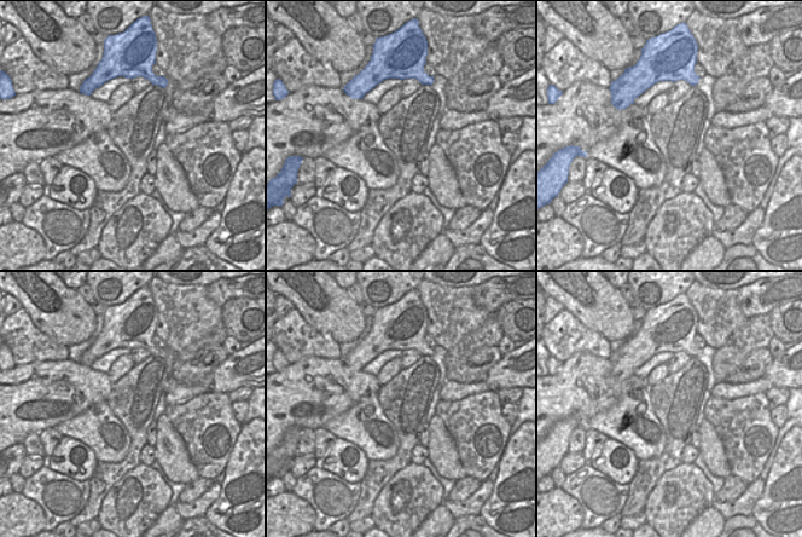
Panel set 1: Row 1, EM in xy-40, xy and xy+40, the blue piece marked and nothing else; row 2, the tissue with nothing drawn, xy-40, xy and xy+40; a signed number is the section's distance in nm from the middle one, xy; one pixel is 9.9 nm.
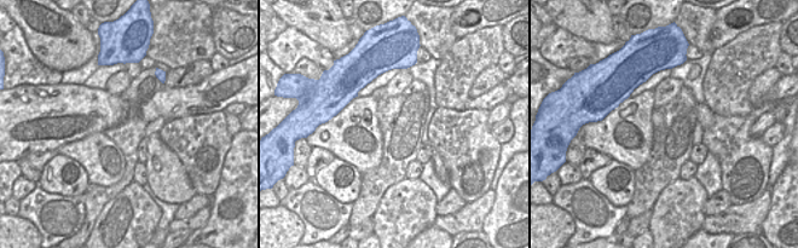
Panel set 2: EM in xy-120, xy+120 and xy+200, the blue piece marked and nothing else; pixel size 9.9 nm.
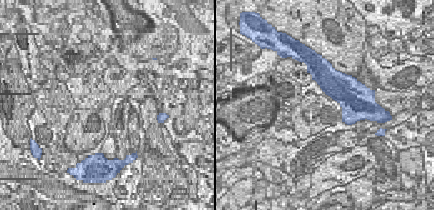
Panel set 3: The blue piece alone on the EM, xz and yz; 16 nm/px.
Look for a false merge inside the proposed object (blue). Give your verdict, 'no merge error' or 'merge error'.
no merge error

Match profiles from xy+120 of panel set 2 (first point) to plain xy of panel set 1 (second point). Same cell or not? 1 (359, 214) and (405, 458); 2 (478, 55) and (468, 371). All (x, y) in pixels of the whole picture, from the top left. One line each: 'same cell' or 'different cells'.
1: same cell
2: different cells

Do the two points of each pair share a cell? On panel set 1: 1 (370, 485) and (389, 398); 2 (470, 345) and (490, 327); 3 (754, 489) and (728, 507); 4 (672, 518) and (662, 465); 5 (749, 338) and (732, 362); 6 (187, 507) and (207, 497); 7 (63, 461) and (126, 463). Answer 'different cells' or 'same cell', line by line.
1: same cell
2: same cell
3: same cell
4: different cells
5: same cell
6: same cell
7: different cells

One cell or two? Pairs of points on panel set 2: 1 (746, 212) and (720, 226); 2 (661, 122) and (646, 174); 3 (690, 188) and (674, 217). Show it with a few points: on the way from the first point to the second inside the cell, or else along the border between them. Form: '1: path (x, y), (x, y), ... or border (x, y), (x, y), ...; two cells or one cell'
1: path (740, 218), (726, 221); one cell
2: path (661, 136), (661, 159), (659, 161); one cell
3: path (689, 195), (678, 209); one cell

